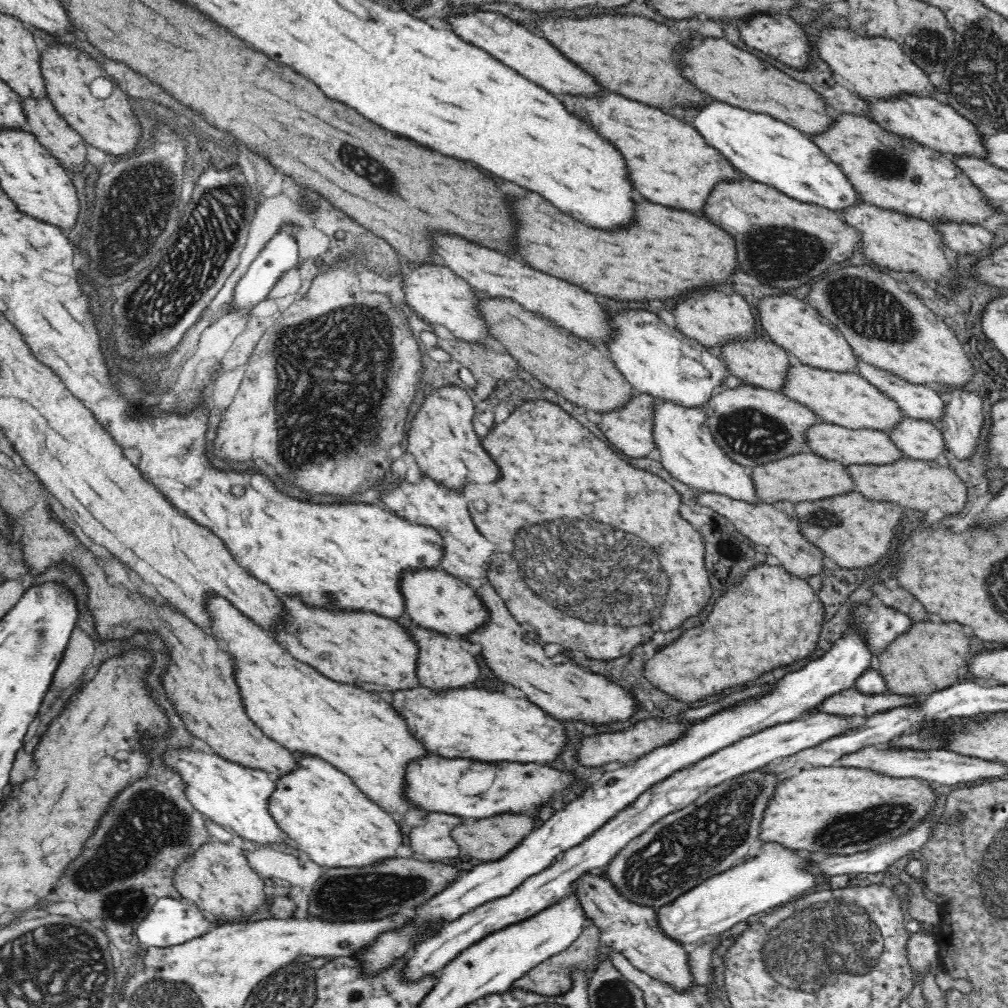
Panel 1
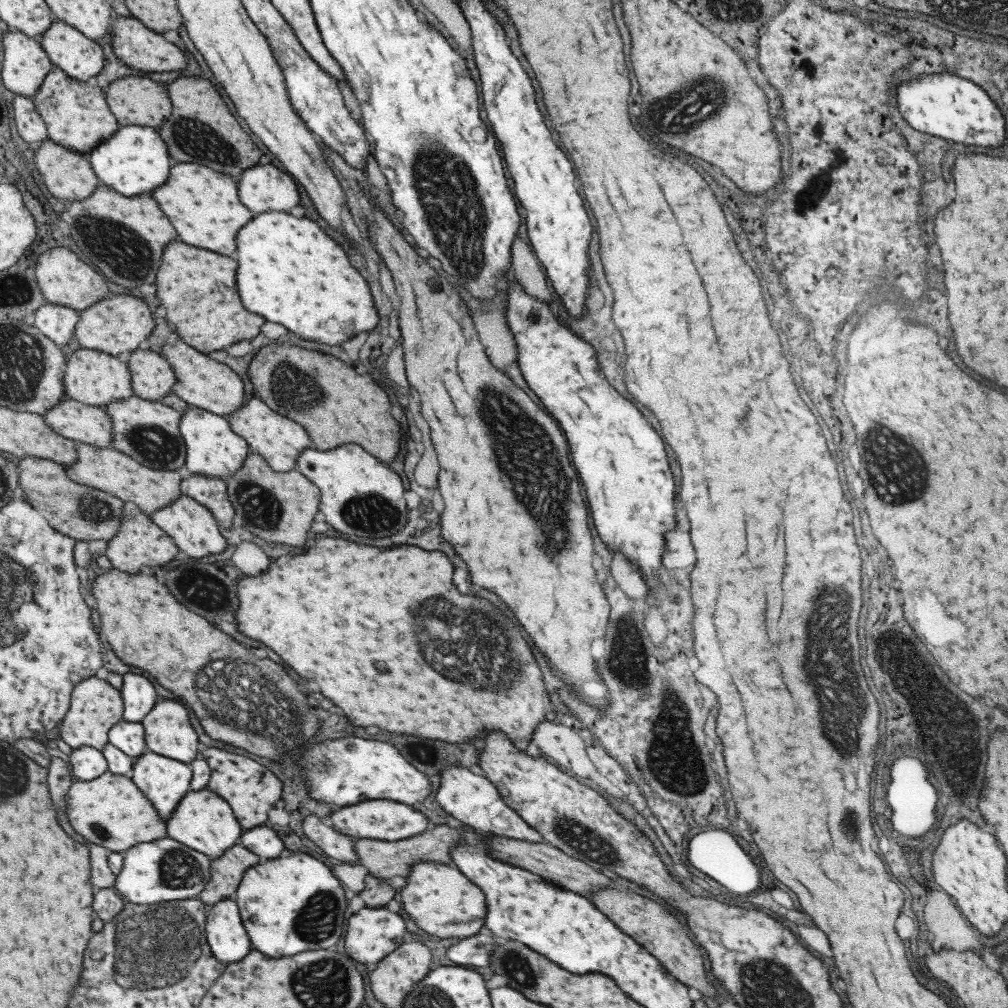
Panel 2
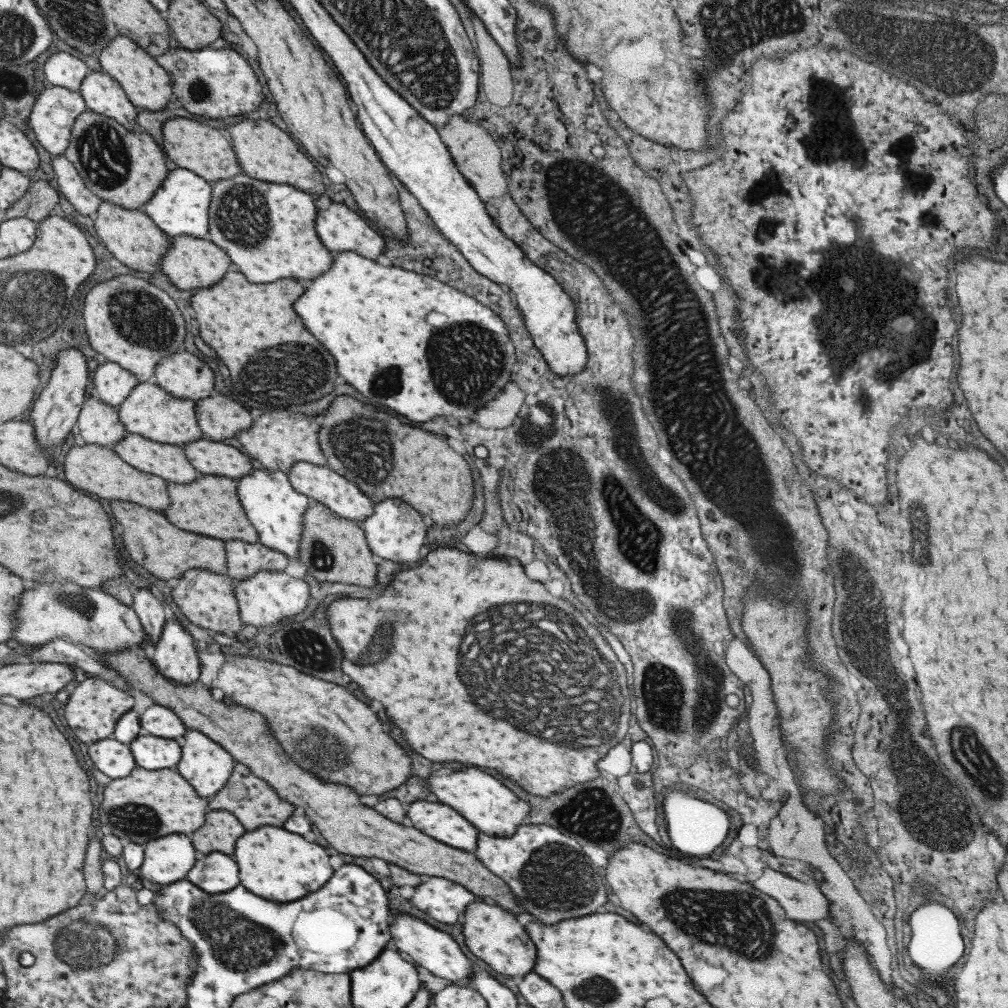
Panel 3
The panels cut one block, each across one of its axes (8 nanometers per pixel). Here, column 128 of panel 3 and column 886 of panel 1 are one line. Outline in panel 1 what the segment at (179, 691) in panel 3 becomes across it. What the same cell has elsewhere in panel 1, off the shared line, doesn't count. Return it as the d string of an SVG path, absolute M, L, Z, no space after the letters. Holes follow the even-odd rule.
M924 621L915 622L908 632L902 633L879 652L876 660L879 662L879 673L890 692L922 698L958 683L961 671L968 669L968 650L970 640L962 632L960 624Z

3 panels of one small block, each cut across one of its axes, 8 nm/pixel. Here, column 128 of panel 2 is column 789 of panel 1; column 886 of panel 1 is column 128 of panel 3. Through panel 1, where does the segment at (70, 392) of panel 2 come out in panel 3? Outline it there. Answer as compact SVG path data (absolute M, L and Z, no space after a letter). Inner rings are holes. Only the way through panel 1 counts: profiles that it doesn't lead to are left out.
M146 381L138 383L115 409L126 432L183 448L184 444L203 437L201 429L197 426L194 405L193 401L179 399L152 381Z

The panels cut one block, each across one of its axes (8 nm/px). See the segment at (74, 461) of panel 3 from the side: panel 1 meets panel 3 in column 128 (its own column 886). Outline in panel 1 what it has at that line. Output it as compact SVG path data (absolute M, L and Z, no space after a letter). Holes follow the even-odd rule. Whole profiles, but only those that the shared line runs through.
M906 457L896 464L870 466L866 464L847 467L850 477L856 482L856 491L868 500L899 504L926 512L937 506L944 514L965 514L968 510L968 490L951 468L943 468L936 461L916 460Z

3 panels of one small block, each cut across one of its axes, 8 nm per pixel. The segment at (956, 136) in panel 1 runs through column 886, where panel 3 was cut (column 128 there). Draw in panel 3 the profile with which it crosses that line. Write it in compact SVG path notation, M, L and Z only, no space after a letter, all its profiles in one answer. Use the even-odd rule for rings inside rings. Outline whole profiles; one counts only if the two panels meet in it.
M101 70L89 73L81 81L78 93L87 110L115 120L127 130L138 129L137 108L129 102L124 90L108 74Z

